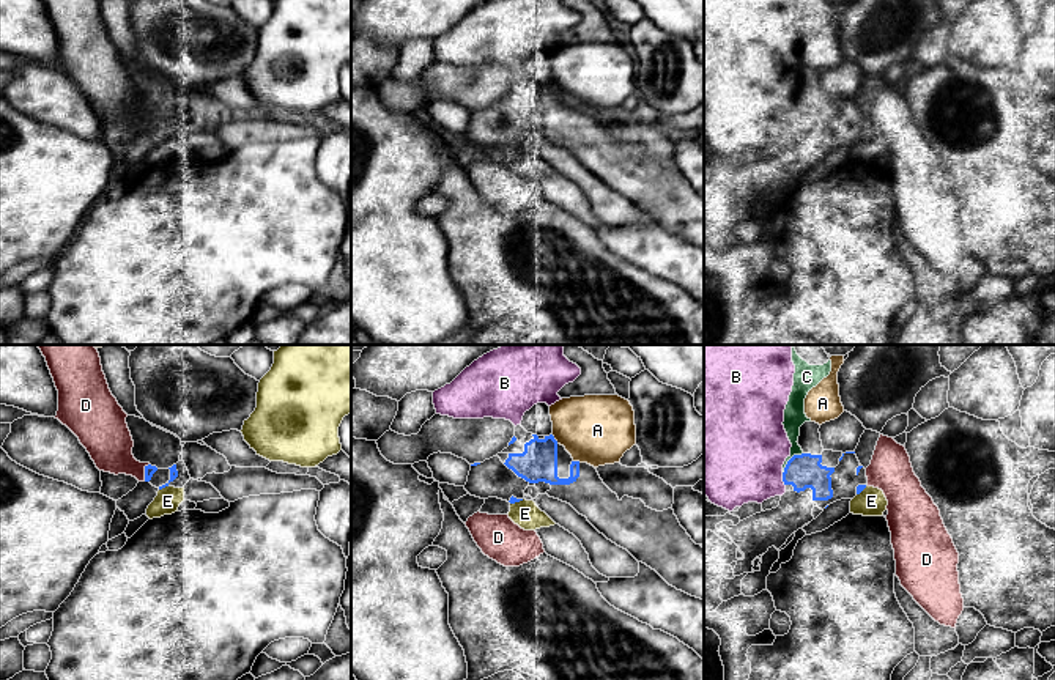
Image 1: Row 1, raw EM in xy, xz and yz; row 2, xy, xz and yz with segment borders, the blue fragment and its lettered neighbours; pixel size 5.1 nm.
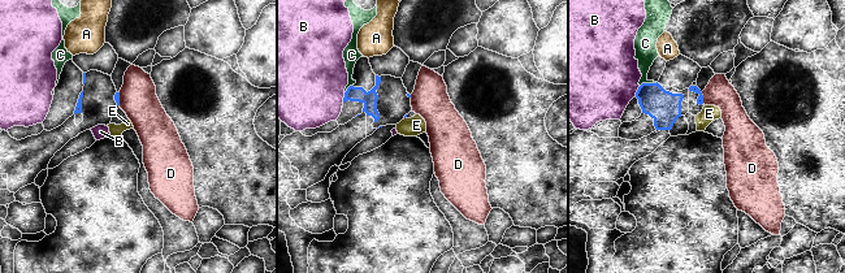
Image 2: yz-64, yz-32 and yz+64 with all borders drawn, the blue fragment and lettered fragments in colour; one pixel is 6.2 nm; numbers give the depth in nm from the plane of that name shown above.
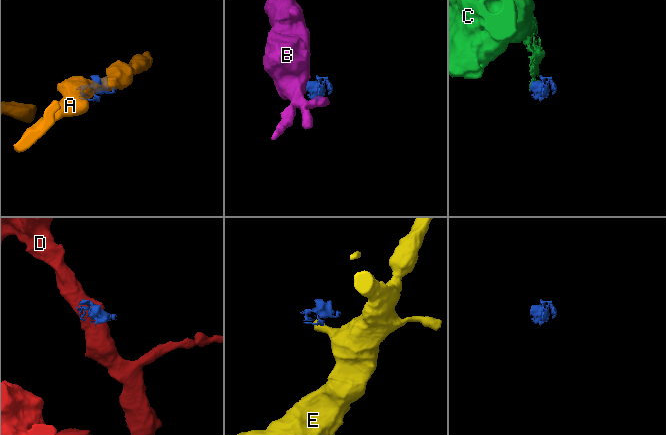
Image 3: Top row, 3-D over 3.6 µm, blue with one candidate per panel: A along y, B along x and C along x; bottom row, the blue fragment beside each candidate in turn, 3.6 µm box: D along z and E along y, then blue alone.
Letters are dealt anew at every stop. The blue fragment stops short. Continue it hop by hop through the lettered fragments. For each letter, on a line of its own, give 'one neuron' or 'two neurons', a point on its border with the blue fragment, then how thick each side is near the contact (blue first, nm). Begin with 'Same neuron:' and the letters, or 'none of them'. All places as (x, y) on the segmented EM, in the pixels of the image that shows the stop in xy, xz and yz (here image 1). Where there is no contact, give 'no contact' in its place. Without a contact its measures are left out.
Same neuron: none of them
A: two neurons | xz (555, 439) | 190/360 nm
B: two neurons | yz (783, 479) | 180/460 nm
C: two neurons | yz (789, 460) | 180/110 nm
D: two neurons | xy (145, 473) | 50/240 nm
E: two neurons | xz (517, 501) | 30/140 nm

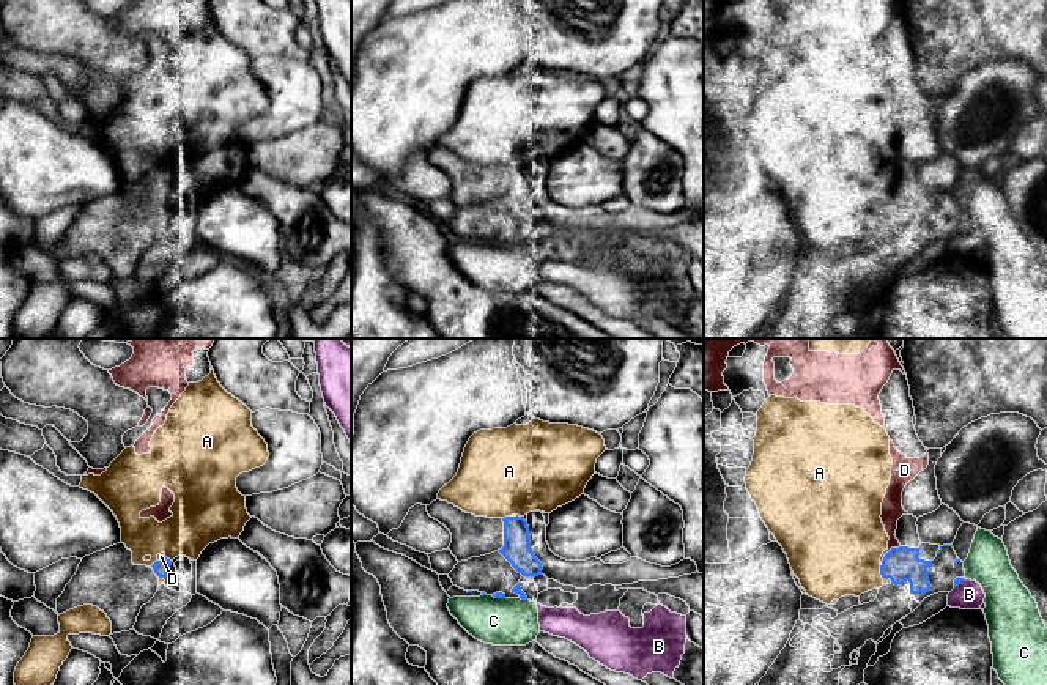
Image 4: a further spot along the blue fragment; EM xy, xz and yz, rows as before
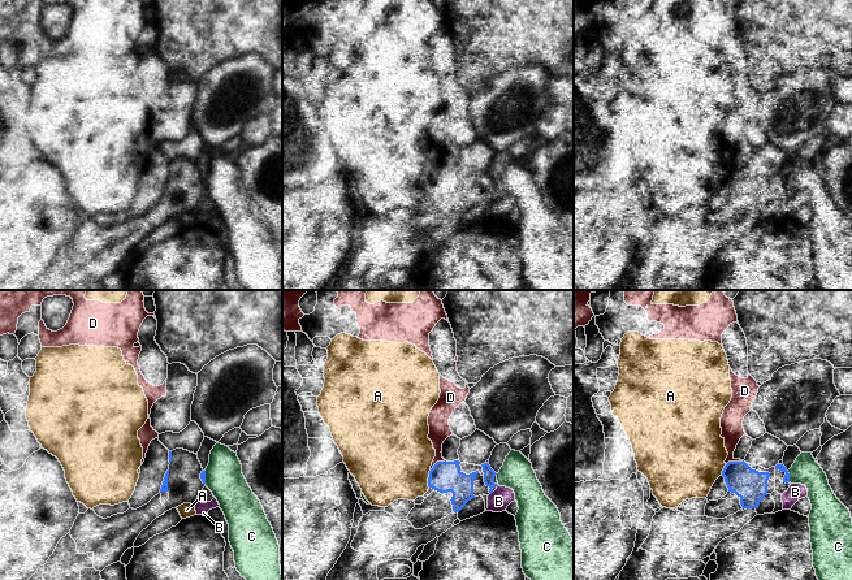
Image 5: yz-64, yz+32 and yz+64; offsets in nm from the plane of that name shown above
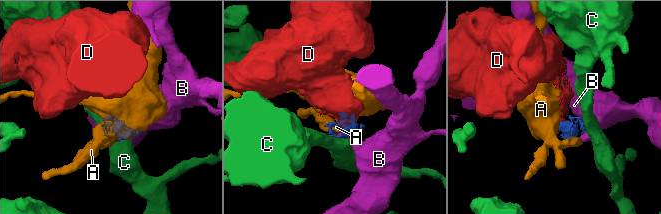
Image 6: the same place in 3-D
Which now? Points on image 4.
Same neuron: none of them
A: two neurons | yz (880, 572) | 180/460 nm
B: two neurons | yz (959, 583) | 40/150 nm
C: two neurons | xz (498, 597) | 30/240 nm
D: two neurons | yz (887, 553) | 180/110 nm

